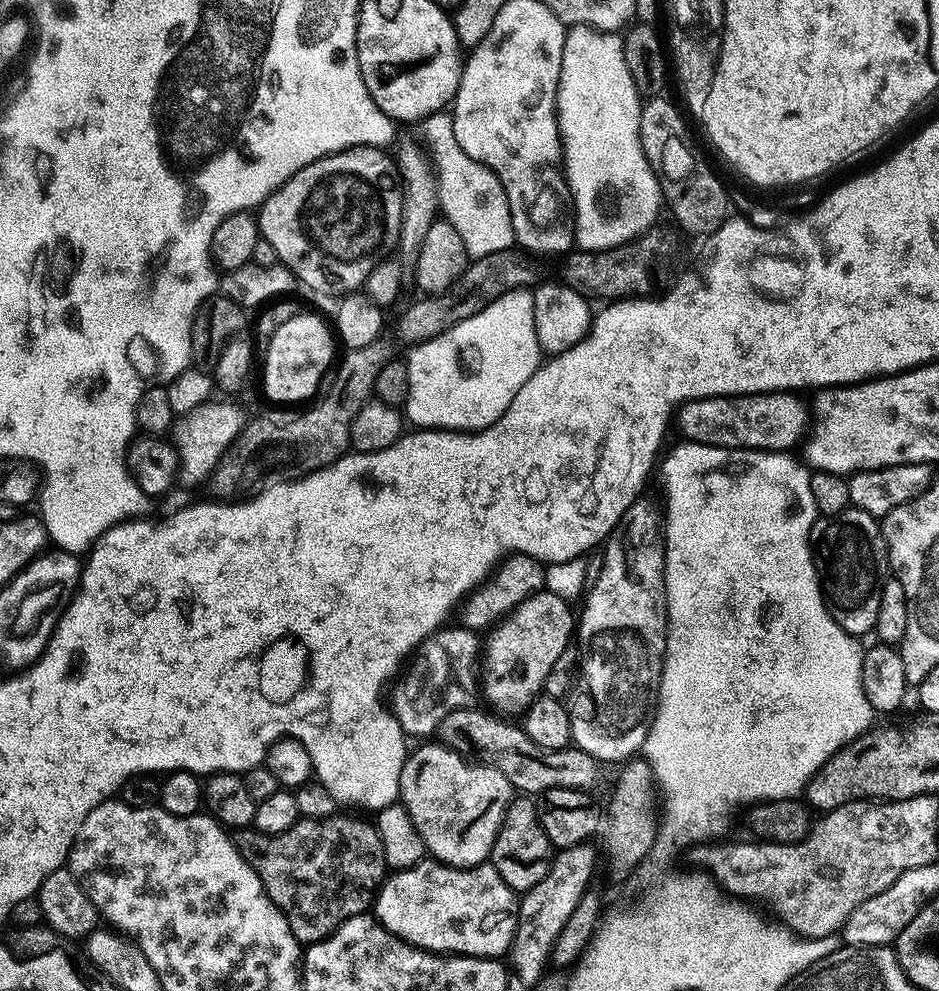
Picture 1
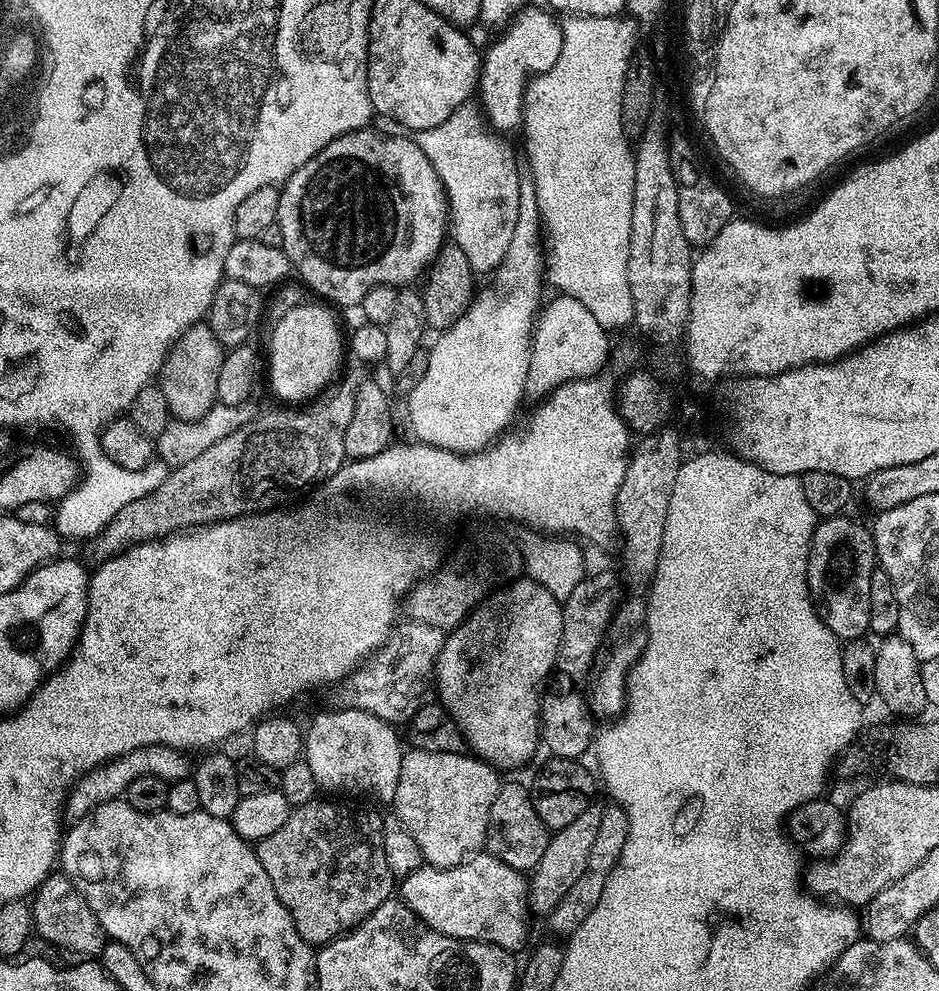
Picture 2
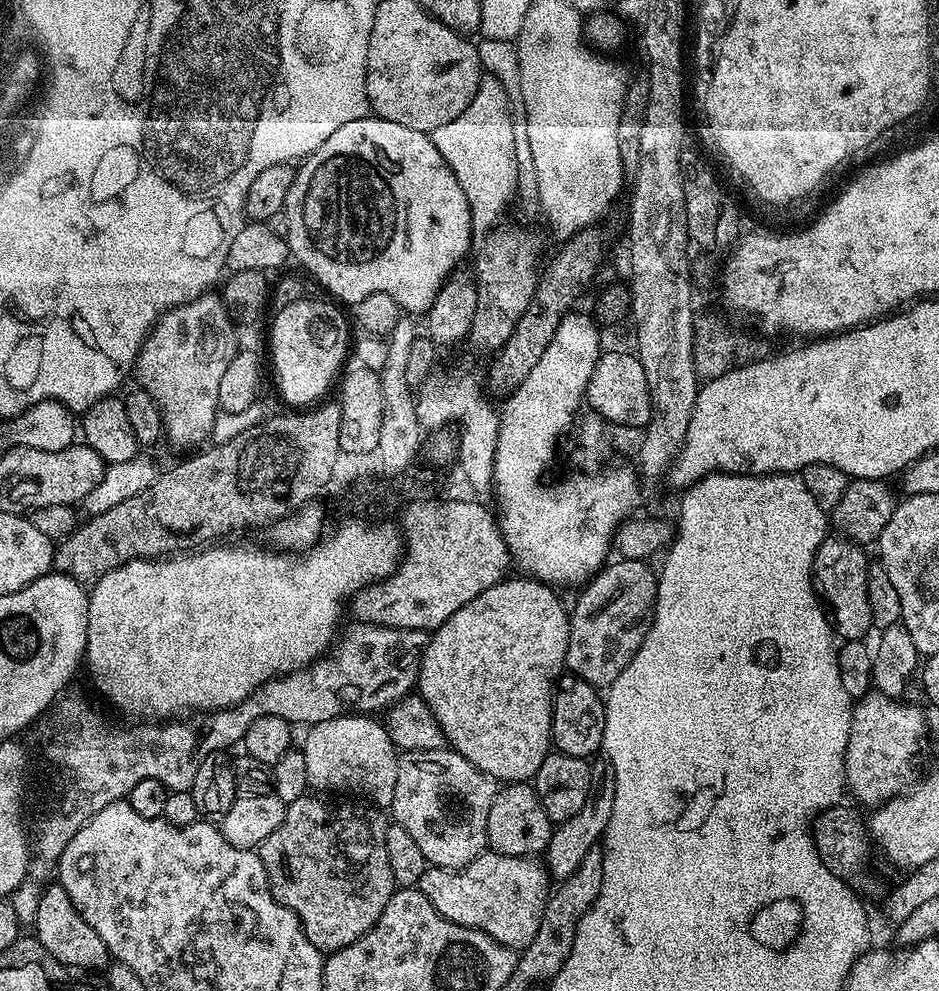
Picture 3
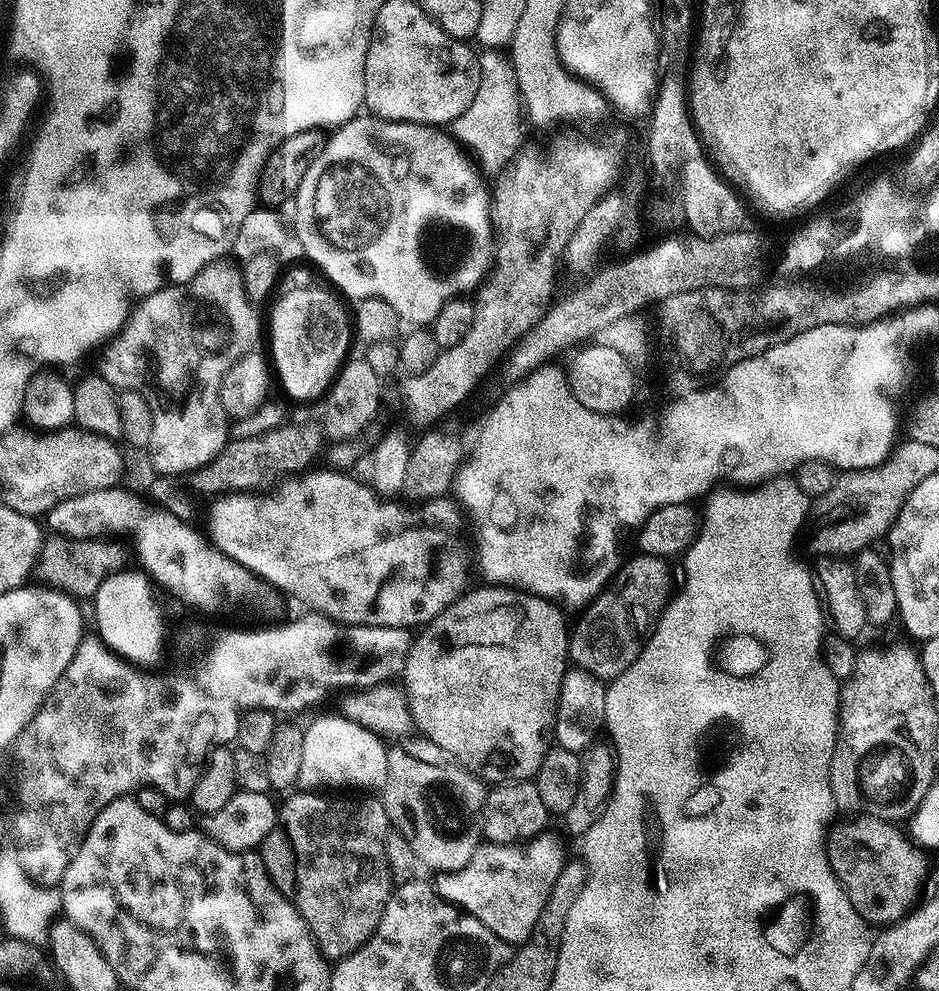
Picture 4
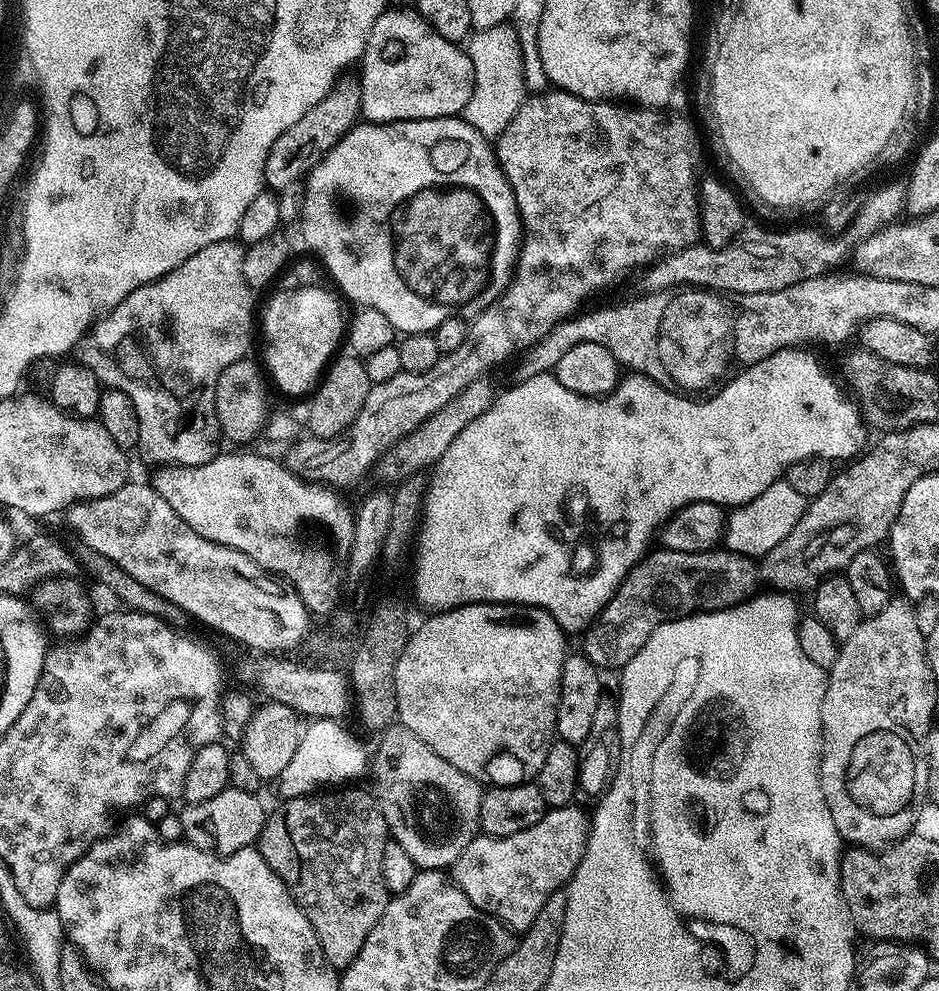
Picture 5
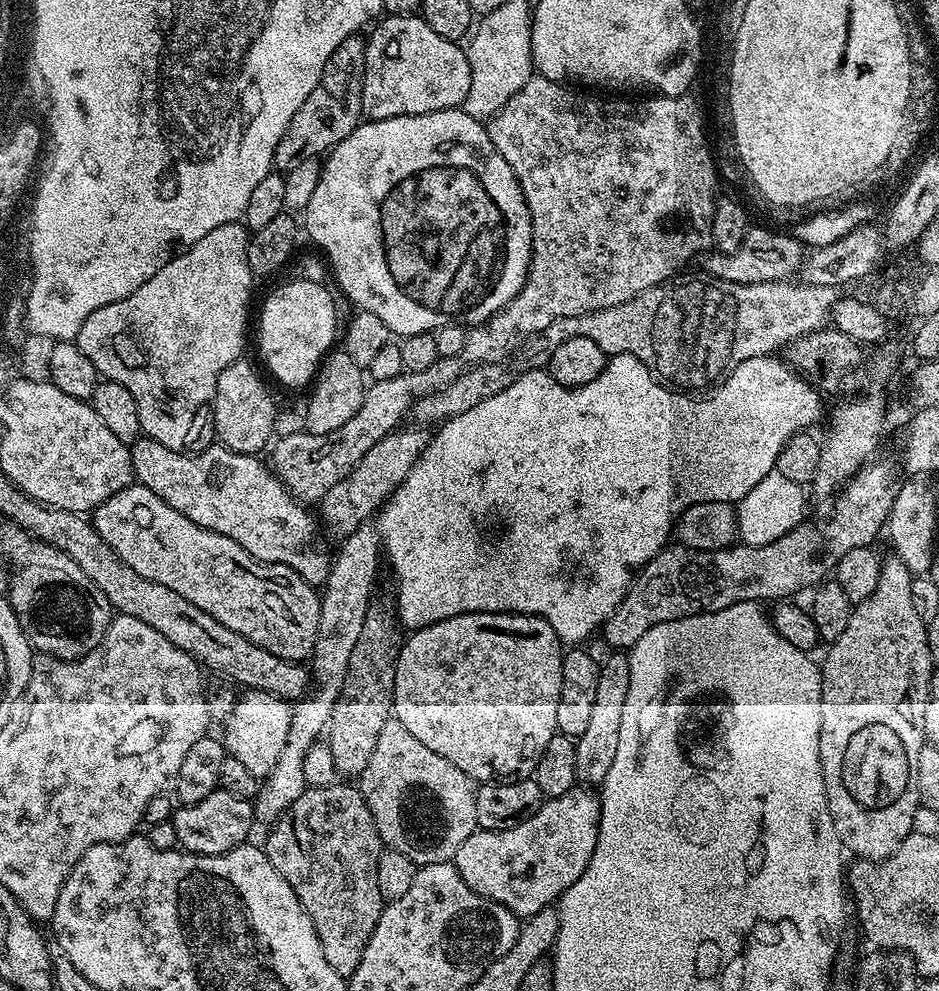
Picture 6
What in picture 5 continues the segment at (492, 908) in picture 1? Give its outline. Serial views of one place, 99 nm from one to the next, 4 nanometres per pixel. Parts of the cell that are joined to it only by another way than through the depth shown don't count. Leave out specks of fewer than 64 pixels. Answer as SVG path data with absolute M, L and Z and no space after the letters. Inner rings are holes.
M577 806L563 808L548 808L542 819L534 822L526 830L518 830L518 834L509 836L486 836L477 834L462 850L462 854L450 869L451 879L456 887L474 902L478 910L487 912L489 916L496 917L505 928L516 934L528 931L529 926L538 918L546 898L550 894L561 891L576 872L578 862L584 853L584 843L588 840L590 827L589 817Z

